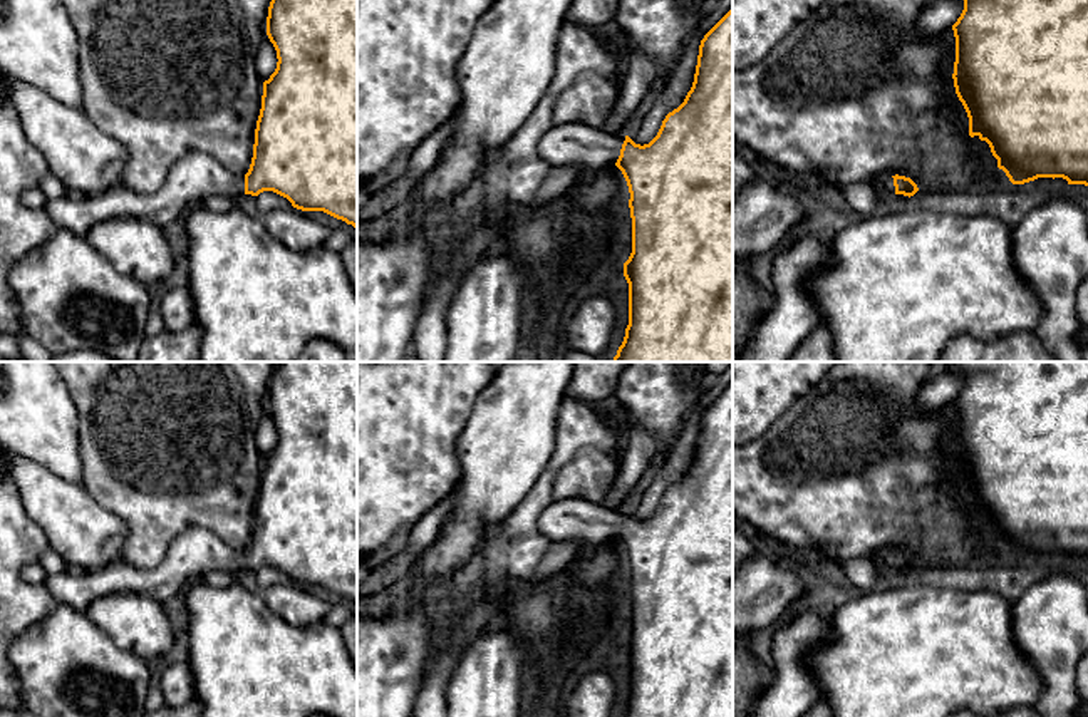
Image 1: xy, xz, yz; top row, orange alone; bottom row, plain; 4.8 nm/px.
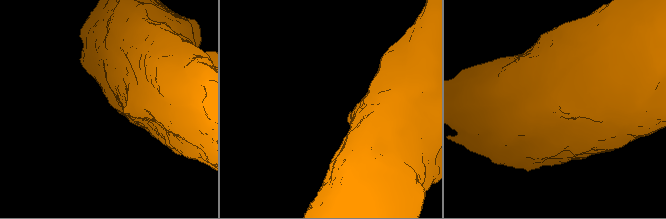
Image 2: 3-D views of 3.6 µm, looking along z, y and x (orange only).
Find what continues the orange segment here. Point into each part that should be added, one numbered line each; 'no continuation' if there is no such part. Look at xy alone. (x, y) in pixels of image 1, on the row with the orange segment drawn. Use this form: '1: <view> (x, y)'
1: xy (195, 176)

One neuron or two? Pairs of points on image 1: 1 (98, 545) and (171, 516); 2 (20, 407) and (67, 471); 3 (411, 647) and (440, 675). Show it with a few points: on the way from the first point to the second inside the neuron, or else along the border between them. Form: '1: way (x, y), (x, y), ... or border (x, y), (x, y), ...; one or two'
1: border (99, 505), (113, 511), (128, 528), (123, 558); two
2: way (36, 422), (51, 438), (61, 456); one
3: border (440, 639), (431, 655), (424, 684), (414, 699); two

